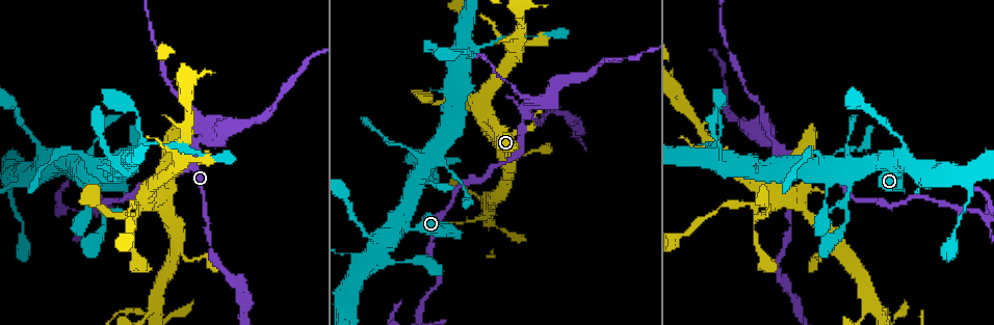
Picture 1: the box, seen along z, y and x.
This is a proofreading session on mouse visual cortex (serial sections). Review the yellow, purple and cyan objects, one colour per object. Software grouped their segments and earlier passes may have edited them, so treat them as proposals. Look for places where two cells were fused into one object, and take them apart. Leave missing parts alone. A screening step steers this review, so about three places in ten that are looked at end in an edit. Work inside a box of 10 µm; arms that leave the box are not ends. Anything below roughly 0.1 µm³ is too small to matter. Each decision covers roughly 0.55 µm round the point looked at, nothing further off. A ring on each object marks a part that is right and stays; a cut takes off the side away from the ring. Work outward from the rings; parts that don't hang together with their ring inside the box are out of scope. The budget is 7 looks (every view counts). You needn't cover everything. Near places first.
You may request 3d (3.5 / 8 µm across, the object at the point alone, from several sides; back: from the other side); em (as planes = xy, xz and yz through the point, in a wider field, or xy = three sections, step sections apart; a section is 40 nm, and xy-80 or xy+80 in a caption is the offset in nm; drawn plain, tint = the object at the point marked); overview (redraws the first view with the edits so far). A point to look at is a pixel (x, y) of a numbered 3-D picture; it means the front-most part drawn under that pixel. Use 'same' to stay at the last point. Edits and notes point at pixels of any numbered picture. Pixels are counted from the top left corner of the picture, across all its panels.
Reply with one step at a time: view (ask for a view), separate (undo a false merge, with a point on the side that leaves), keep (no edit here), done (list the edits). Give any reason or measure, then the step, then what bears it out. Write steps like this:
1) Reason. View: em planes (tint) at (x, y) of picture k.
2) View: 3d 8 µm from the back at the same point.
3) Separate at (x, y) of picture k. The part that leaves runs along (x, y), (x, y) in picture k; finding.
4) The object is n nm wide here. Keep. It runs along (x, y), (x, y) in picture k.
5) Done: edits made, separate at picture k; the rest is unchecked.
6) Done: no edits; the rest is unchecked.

Thin neck. View: 3d 3.5 µm at (156, 305) of picture 1.

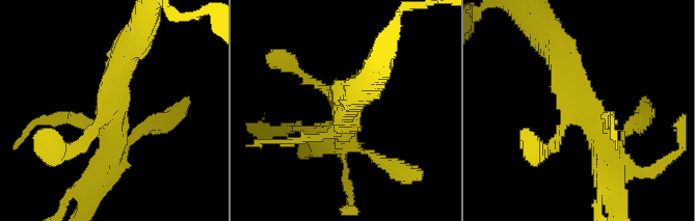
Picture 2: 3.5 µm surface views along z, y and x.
View: em xy step 2 (tint) at (113, 105) of picture 2.

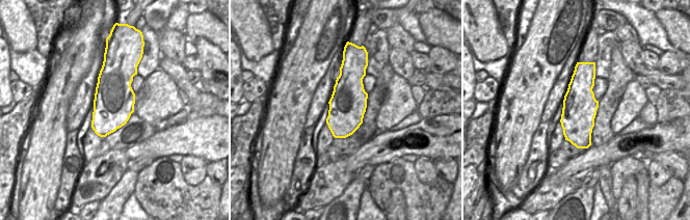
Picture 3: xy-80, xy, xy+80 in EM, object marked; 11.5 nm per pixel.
Keep. It runs along (555, 43), (600, 142), (619, 145) in picture 2; one cell here.

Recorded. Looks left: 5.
Thin arm on a thick one. View: 3d 3.5 µm from the back at (759, 213) of picture 1.

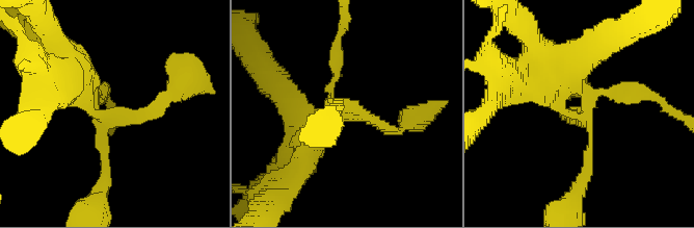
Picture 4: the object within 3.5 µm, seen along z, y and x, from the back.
3 arms meet here; the arms are 150, 150, 450 nm wide; need the tissue. View: em xy step 2 (tint) at (574, 115) of picture 4.

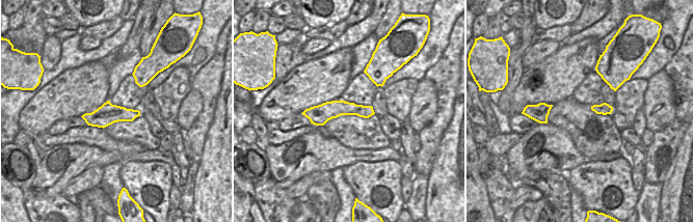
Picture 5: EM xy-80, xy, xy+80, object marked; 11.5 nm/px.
Keep. It runs along (371, 112), (331, 109), (307, 113) in picture 5; all the same cell.

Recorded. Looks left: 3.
Four or more arms meet. View: 3d 3.5 µm at (474, 46) of picture 1.

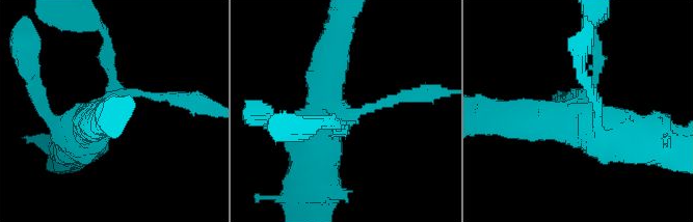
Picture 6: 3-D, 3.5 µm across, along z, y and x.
Need the tissue. View: em xy step 1 (tint) at (578, 104) of picture 6.

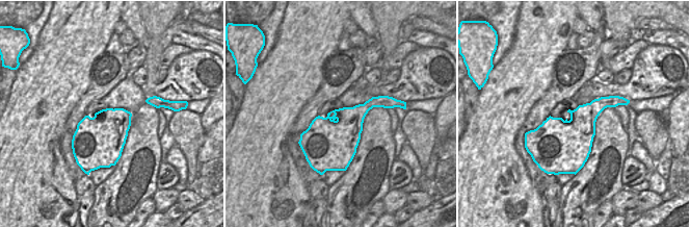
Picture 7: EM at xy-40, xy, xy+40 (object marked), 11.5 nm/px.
Keep. It runs along (640, 139), (512, 117) in picture 6; all the same cell.

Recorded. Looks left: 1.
Done: no edits; the rest is unchecked.

